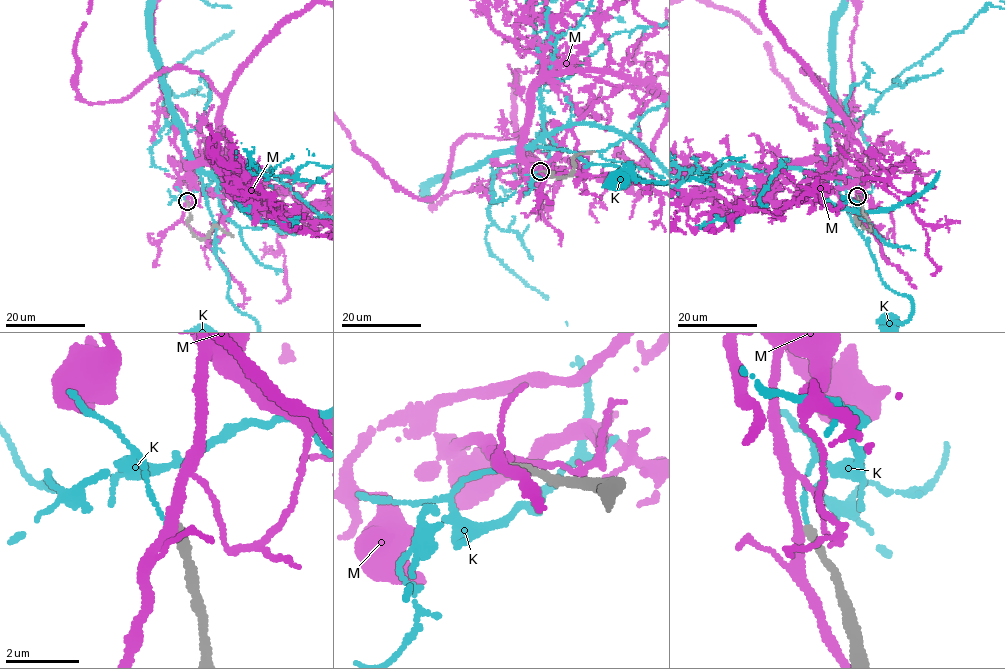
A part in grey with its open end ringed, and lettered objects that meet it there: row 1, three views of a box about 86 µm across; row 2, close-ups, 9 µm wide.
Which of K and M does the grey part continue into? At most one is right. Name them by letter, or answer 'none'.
none

